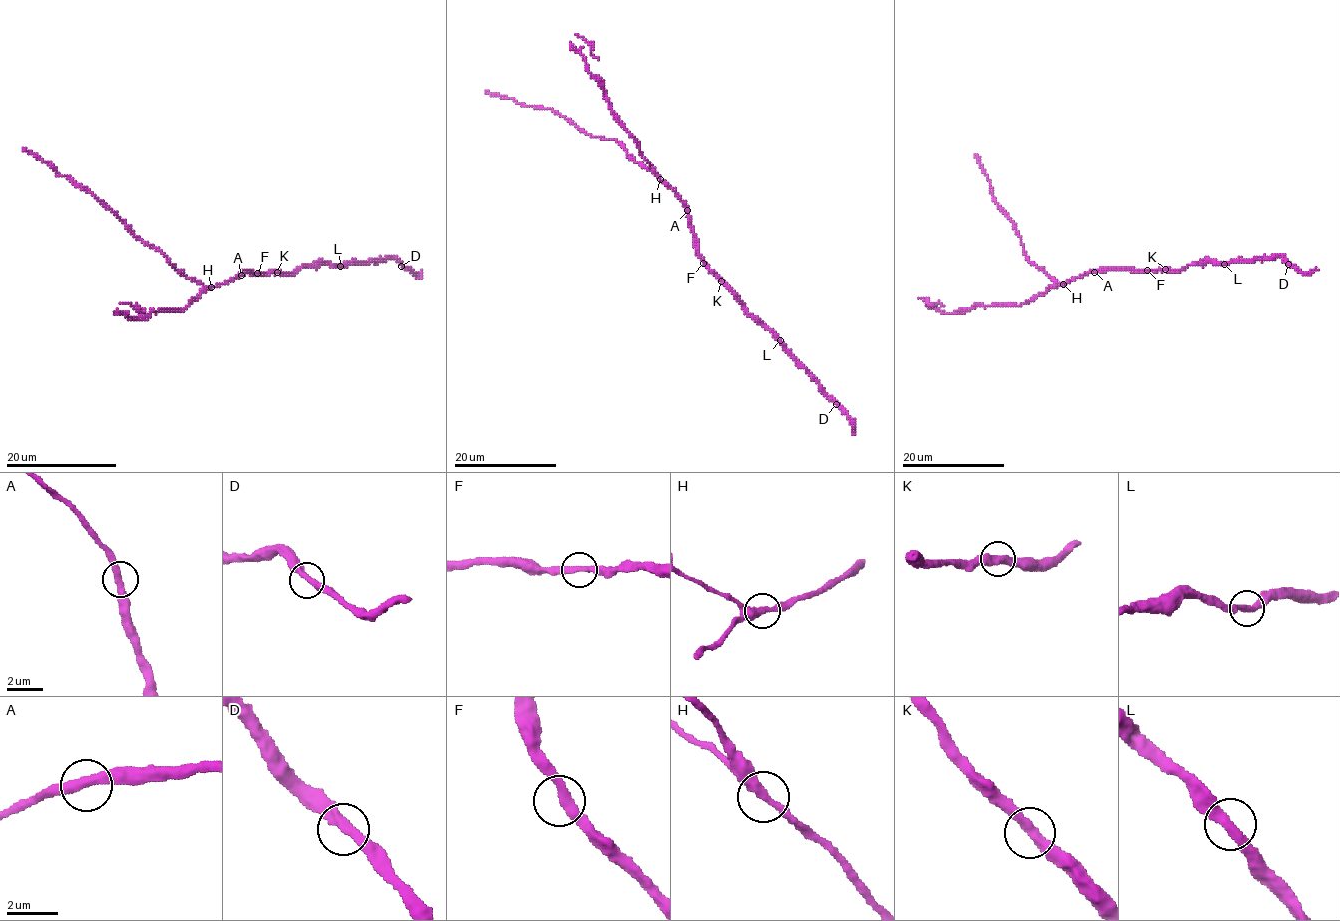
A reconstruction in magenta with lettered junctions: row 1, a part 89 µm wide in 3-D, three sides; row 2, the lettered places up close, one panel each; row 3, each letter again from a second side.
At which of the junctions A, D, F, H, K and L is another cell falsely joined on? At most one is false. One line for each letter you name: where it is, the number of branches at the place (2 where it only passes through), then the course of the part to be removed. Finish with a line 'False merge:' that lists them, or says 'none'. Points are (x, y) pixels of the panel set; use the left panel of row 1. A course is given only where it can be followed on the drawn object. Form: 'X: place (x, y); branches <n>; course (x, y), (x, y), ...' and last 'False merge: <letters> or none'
False merge: none

